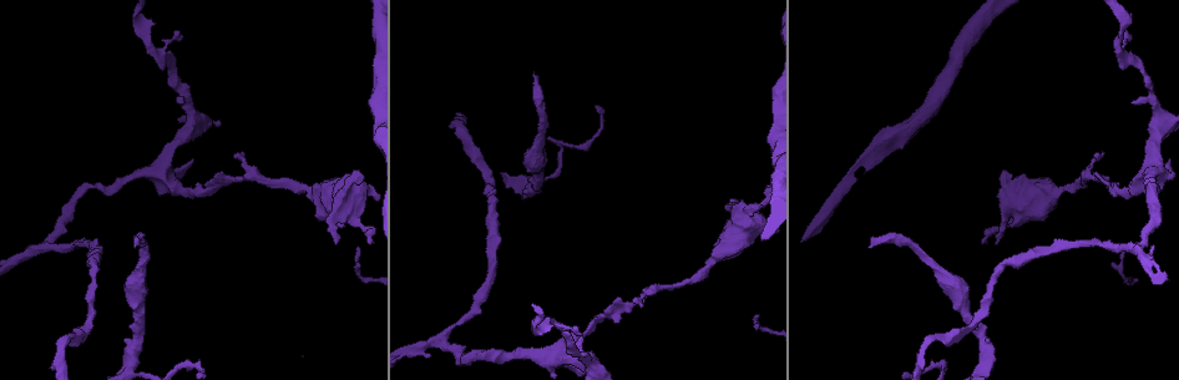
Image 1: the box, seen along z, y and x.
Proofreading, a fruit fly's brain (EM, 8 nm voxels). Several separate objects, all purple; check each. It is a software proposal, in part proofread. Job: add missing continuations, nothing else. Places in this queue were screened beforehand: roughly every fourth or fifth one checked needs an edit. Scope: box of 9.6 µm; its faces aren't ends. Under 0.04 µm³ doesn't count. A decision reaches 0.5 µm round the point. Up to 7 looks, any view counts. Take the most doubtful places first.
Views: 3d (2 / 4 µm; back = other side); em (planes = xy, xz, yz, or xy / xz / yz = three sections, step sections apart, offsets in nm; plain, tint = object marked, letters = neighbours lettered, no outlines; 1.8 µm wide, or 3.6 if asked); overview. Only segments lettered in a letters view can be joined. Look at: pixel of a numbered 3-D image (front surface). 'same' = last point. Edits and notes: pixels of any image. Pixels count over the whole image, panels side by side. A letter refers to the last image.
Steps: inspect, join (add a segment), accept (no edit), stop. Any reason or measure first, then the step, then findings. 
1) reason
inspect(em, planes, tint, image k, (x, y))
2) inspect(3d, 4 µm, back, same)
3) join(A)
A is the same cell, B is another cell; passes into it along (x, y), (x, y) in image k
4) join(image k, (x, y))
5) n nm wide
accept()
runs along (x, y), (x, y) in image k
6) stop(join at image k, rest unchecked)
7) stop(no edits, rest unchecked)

abrupt turn
inspect(em, planes, plain, image 1, (530, 188))

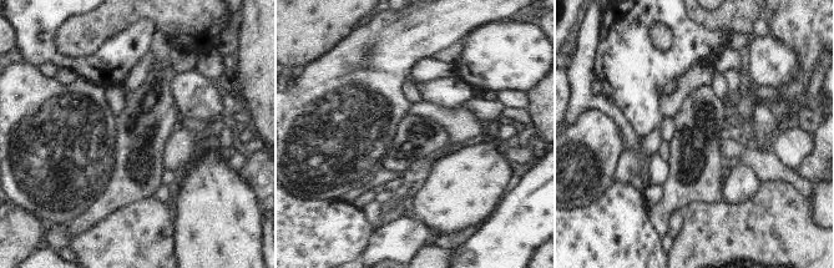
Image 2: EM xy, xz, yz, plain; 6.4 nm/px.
see the neighbours
inspect(em, planes, letters, same)

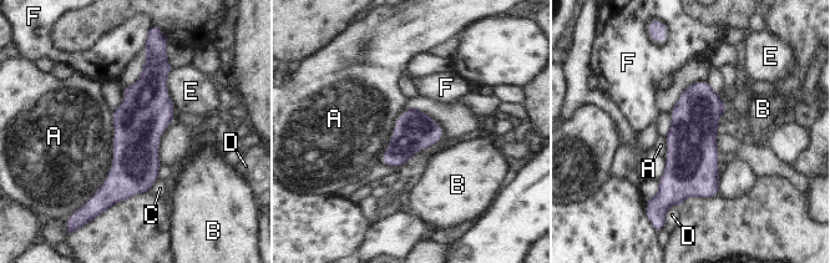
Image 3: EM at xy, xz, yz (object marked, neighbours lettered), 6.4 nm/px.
accept()
A, B, C, D, E and F are other cells; none of them fits

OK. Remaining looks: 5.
branch stops here
inspect(3d, 4 µm, back, image 1, (997, 243))

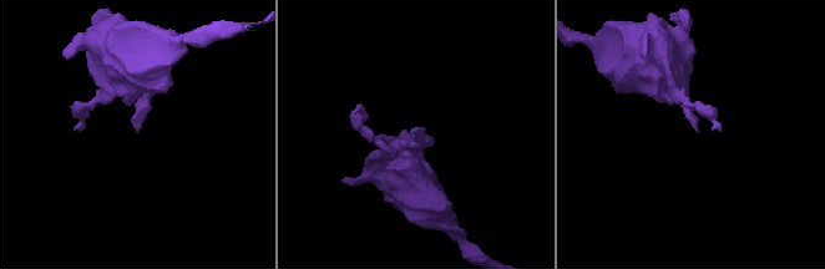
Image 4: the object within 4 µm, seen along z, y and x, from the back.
inspect(em, yz, step 8, tint, image 4, (698, 131))

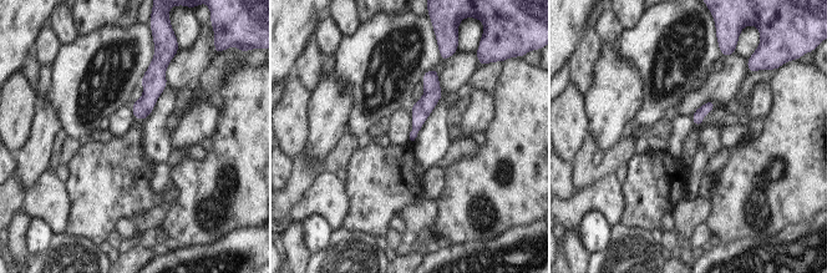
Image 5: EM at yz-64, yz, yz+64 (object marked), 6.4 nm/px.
another direction
inspect(em, planes, letters, same)

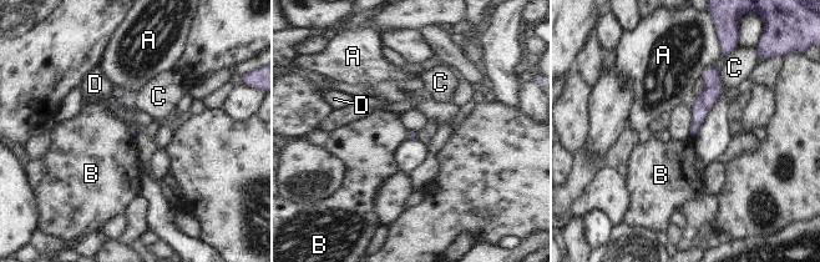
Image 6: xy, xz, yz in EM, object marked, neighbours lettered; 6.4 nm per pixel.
accept()
A, B, C and D are other cells; runs along (714, 67), (712, 91), (693, 130) in image 6; no lettered segment goes on from it

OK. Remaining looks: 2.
calibre changes
inspect(3d, 2 µm, image 1, (180, 190))

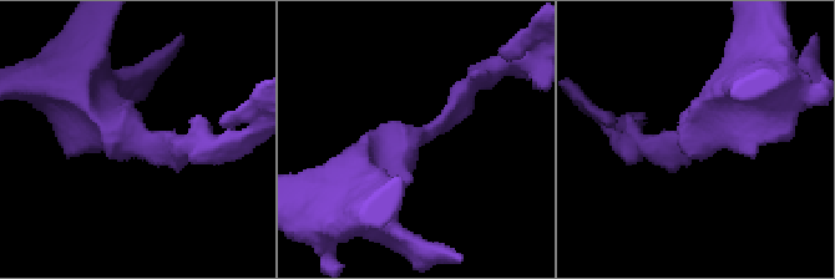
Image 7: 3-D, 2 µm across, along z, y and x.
inspect(em, planes, letters, image 7, (422, 130))

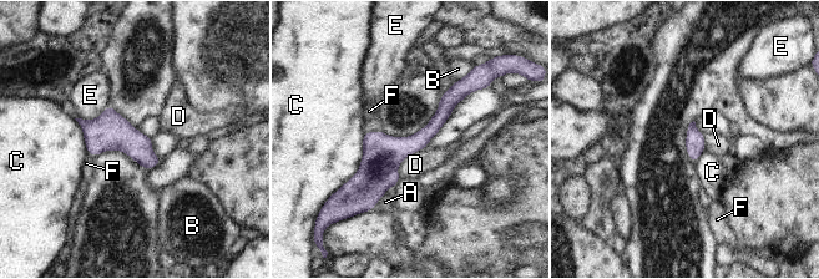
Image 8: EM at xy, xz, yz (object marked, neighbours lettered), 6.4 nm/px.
accept()
A, B, C, D, E and F are other cells; border along (426, 146), (398, 166), (399, 178) in image 8; no lettered segment goes on from it

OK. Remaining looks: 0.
stop(no edits, rest unchecked)

